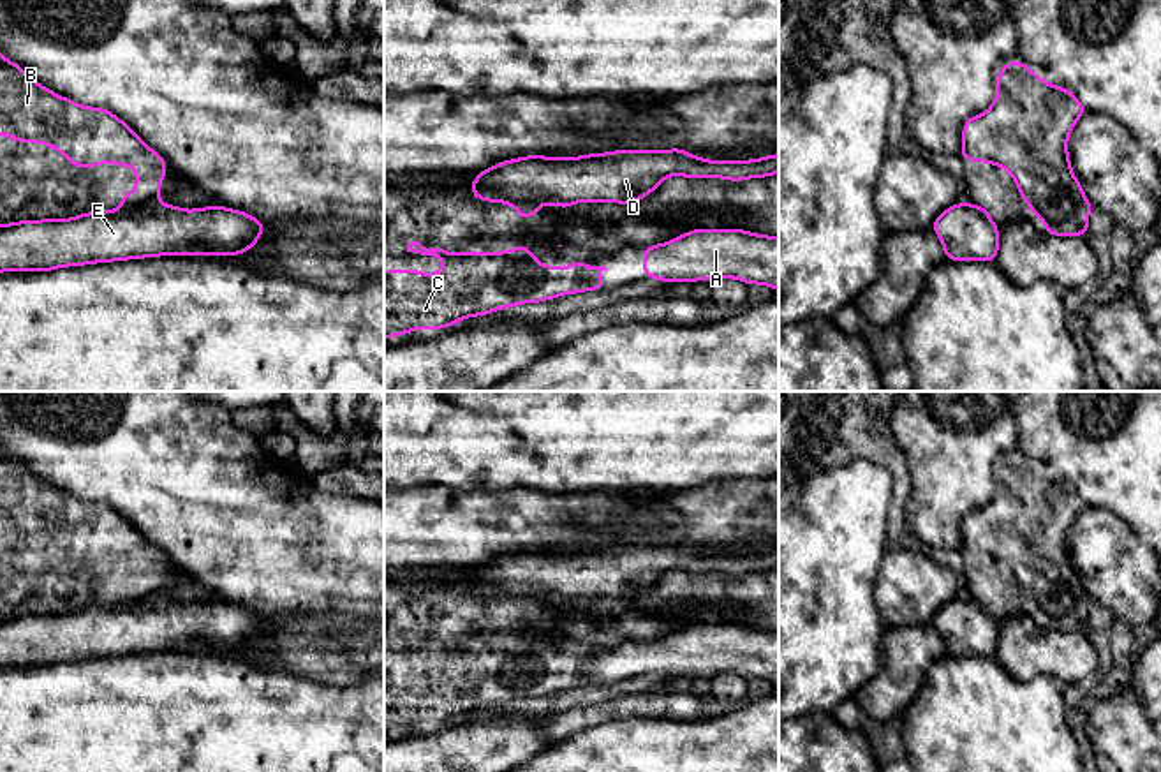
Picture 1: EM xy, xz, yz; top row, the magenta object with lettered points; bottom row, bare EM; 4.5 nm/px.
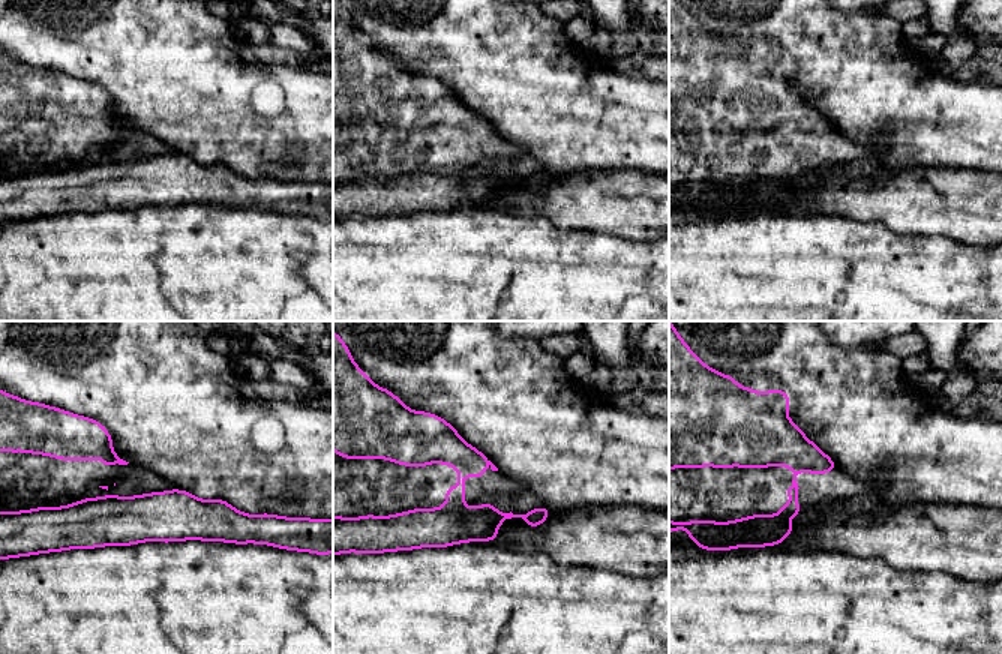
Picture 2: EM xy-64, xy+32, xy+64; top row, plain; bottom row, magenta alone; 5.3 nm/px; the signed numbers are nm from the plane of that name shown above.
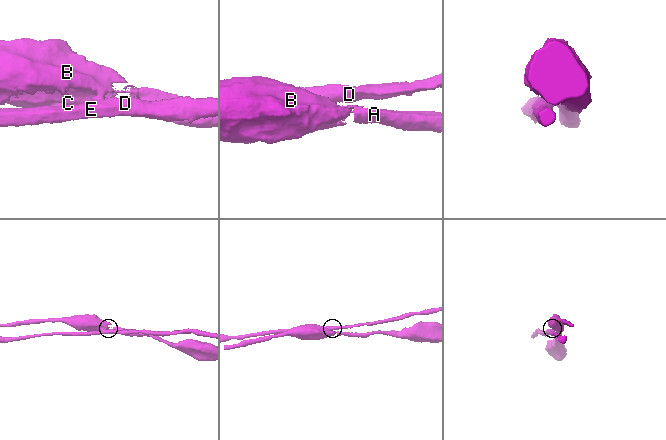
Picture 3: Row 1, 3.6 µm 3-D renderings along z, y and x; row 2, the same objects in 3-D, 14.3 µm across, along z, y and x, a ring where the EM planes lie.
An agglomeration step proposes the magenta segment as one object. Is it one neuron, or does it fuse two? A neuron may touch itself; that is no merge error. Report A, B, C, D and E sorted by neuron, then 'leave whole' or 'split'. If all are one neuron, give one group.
A B C / D E | split

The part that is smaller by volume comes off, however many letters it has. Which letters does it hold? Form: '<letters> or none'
D, E

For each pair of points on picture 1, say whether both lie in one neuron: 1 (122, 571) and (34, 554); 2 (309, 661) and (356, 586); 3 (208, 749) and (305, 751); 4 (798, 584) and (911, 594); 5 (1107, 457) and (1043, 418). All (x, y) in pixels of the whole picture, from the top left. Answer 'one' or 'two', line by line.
1: one
2: two
3: one
4: two
5: one

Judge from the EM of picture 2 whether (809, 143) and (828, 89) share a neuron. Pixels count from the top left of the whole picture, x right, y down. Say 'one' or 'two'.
two

